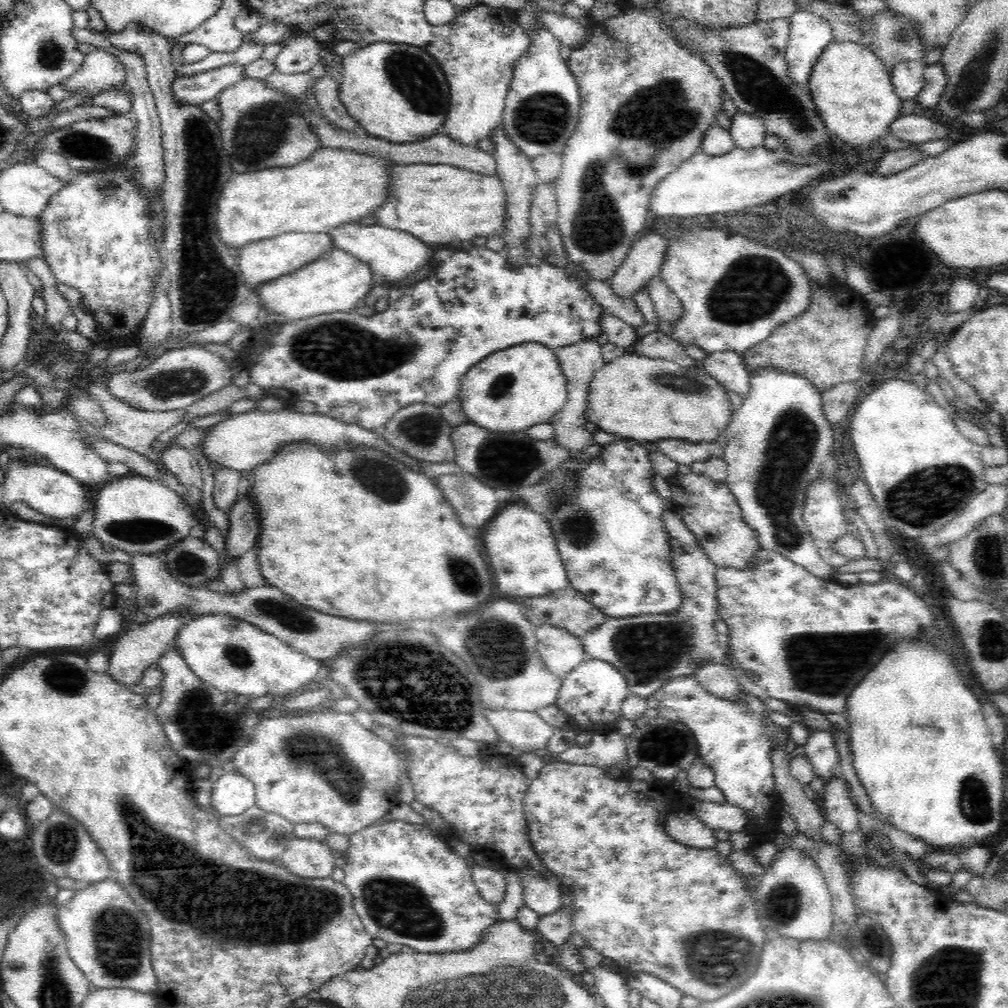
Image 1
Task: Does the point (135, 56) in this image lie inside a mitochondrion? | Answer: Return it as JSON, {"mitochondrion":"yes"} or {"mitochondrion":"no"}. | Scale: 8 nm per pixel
{"mitochondrion":"no"}

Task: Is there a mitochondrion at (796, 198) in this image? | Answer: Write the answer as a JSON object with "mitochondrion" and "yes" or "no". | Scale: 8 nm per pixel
{"mitochondrion":"no"}

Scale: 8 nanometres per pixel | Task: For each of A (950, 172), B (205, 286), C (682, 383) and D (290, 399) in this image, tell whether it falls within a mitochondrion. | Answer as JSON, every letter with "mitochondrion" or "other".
{"A":"other","B":"mitochondrion","C":"mitochondrion","D":"other"}

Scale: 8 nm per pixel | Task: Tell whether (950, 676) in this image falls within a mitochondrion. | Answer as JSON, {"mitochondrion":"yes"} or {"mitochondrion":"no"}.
{"mitochondrion":"no"}

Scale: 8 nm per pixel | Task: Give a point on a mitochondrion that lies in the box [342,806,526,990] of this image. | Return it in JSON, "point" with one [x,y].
{"point":[398,906]}

